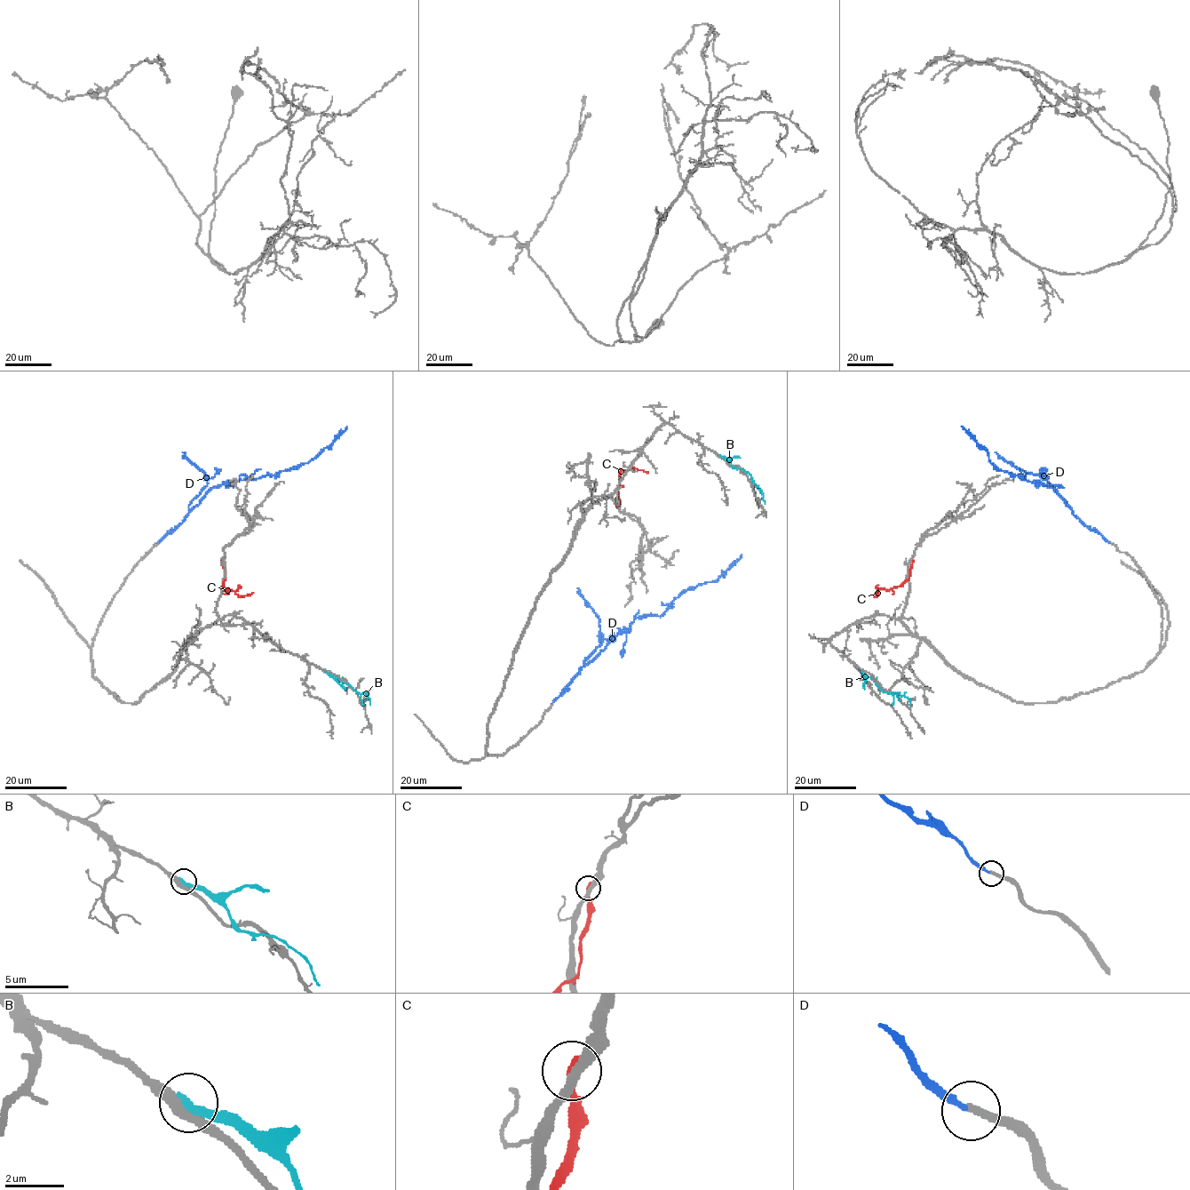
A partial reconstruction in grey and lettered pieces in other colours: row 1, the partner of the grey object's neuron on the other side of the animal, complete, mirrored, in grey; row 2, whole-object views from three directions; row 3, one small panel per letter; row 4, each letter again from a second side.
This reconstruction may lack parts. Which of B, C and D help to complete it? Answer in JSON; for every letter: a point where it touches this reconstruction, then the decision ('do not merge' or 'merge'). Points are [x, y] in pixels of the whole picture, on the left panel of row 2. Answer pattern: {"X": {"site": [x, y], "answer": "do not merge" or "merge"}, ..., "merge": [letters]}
{"B": {"site": [325, 671], "answer": "do not merge"}, "C": {"site": [223, 556], "answer": "do not merge"}, "D": {"site": [157, 543], "answer": "merge"}, "merge": ["D"]}

